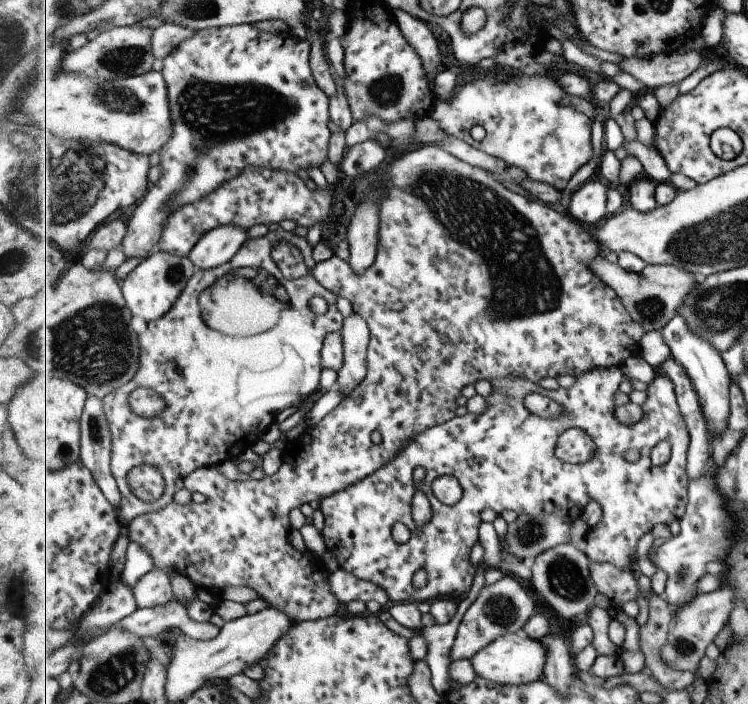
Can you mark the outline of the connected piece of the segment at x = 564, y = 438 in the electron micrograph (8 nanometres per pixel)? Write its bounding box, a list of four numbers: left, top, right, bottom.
[557,428,595,465]

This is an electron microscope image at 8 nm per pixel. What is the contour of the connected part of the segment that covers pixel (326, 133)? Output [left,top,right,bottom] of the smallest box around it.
[122,25,332,258]

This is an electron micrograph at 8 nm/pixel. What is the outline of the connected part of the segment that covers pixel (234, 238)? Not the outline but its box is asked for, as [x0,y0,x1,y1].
[189,224,247,270]

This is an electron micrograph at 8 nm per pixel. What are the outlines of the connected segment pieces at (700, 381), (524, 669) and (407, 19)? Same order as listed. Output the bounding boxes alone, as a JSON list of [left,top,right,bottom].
[[661,313,732,440],[471,631,549,685],[390,9,441,72]]

